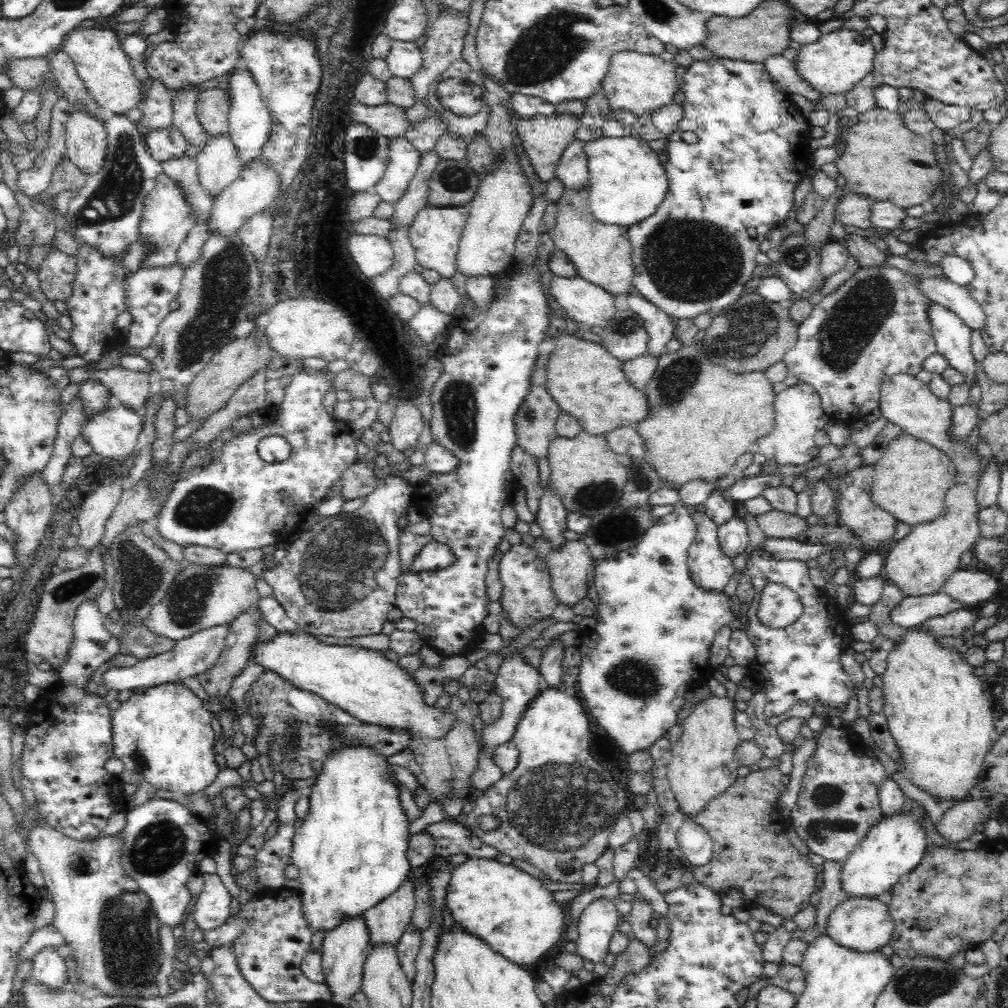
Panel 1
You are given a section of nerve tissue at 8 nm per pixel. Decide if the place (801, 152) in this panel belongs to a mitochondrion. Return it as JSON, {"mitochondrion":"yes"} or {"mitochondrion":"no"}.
{"mitochondrion":"no"}

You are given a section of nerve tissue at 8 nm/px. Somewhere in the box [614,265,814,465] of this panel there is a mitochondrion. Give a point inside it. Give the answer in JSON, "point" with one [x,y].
{"point":[743,332]}

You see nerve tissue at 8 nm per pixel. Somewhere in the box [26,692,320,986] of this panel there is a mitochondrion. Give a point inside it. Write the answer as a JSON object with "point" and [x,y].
{"point":[124,921]}

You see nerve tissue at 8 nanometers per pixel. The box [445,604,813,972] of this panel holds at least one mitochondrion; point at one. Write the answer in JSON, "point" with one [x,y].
{"point":[562,807]}

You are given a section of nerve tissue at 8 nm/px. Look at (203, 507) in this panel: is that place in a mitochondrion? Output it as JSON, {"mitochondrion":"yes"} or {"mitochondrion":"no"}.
{"mitochondrion":"yes"}

